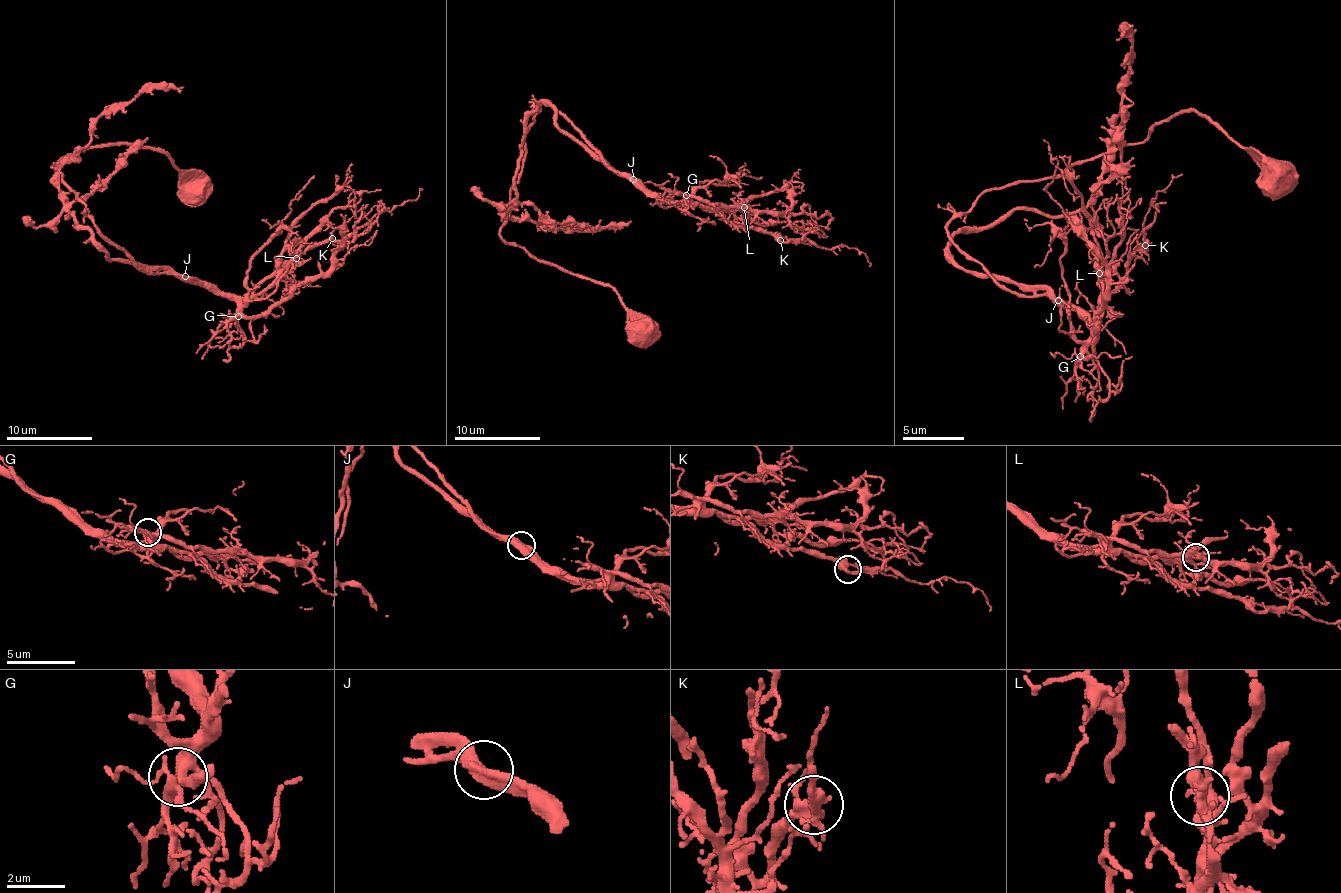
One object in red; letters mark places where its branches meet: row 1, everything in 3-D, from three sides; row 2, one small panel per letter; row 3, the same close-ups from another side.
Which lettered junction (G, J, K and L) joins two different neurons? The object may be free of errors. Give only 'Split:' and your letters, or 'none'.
Split: none

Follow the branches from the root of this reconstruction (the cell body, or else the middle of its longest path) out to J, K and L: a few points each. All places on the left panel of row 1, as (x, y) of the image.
J: (197, 189), (160, 150), (141, 145), (95, 145), (52, 167), (95, 227), (138, 266), (186, 277)
K: (197, 189), (141, 145), (95, 145), (52, 167), (138, 266), (220, 292), (248, 296), (332, 238)
L: (197, 189), (160, 150), (141, 145), (95, 145), (52, 167), (95, 227), (145, 271), (253, 296), (296, 258)

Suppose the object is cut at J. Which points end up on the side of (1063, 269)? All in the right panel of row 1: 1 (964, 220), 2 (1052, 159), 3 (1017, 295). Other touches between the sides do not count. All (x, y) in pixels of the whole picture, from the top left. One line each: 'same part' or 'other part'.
1: other part
2: same part
3: other part

